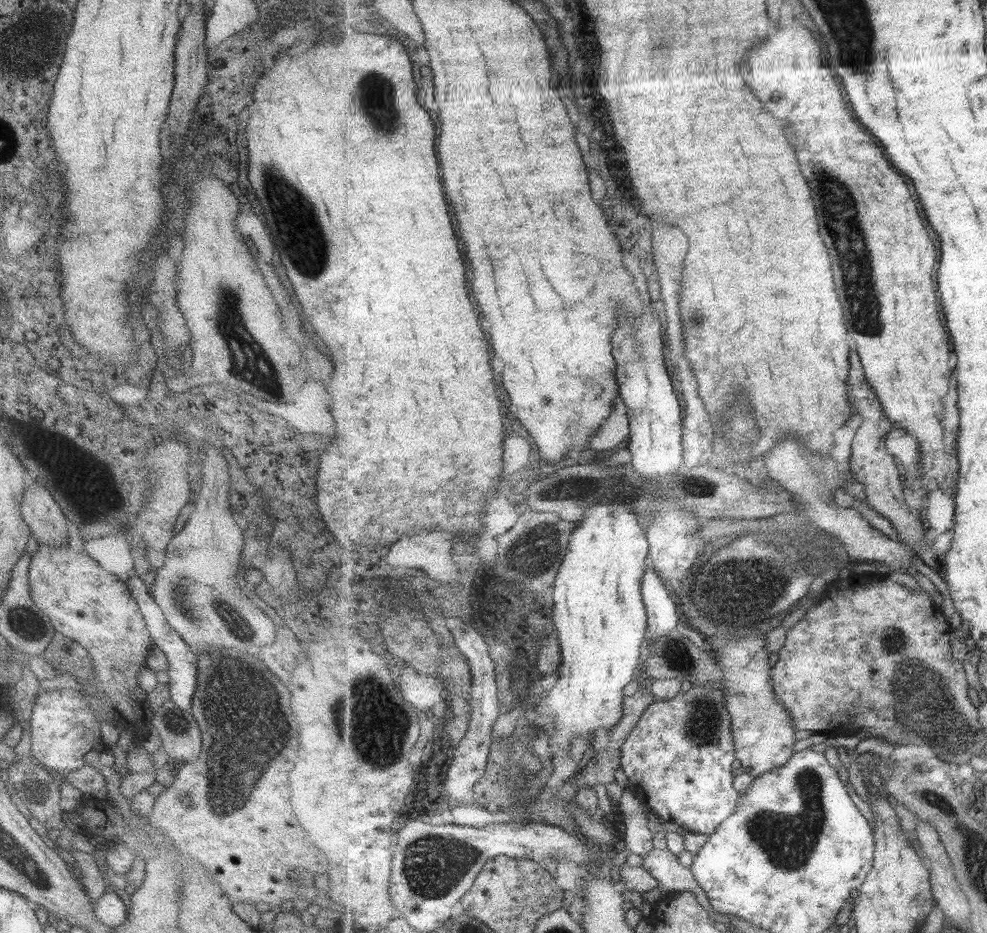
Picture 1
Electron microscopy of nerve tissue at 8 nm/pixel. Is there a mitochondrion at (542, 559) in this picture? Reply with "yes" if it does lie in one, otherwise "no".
yes

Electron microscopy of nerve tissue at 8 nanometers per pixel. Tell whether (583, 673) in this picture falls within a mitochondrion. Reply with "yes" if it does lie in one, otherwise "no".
no

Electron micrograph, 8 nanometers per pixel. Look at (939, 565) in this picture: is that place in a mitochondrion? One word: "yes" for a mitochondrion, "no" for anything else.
no

